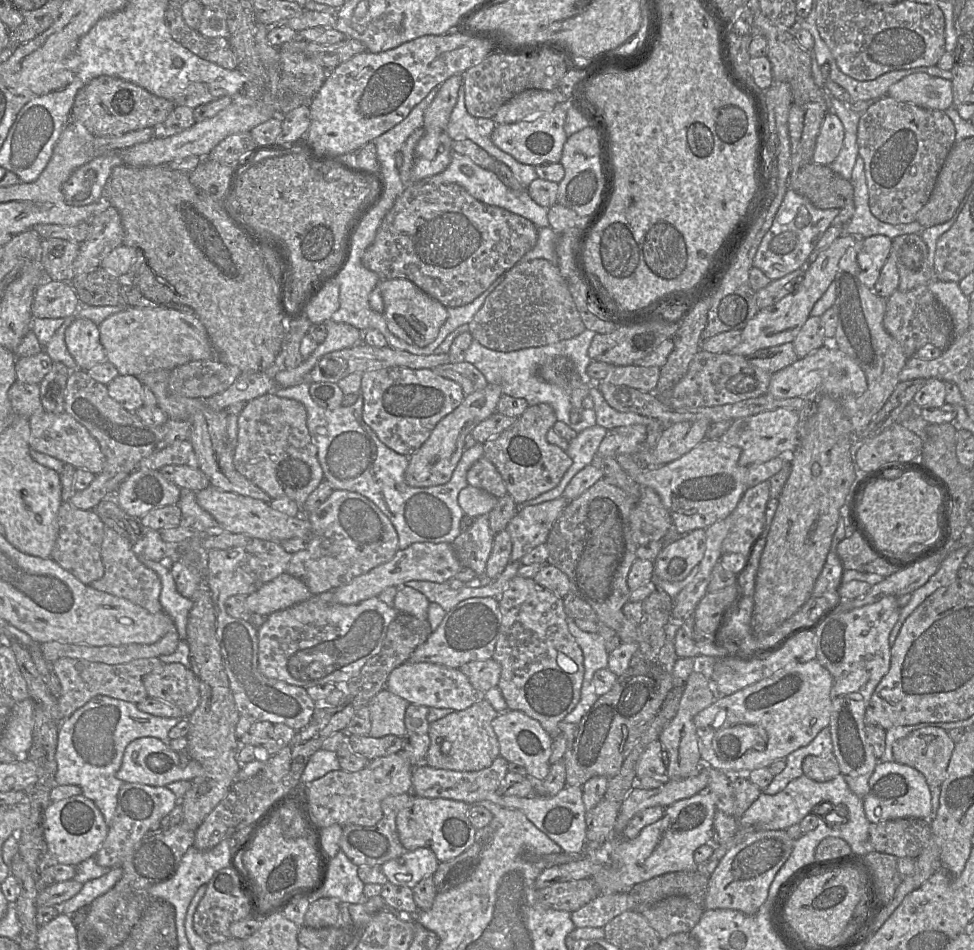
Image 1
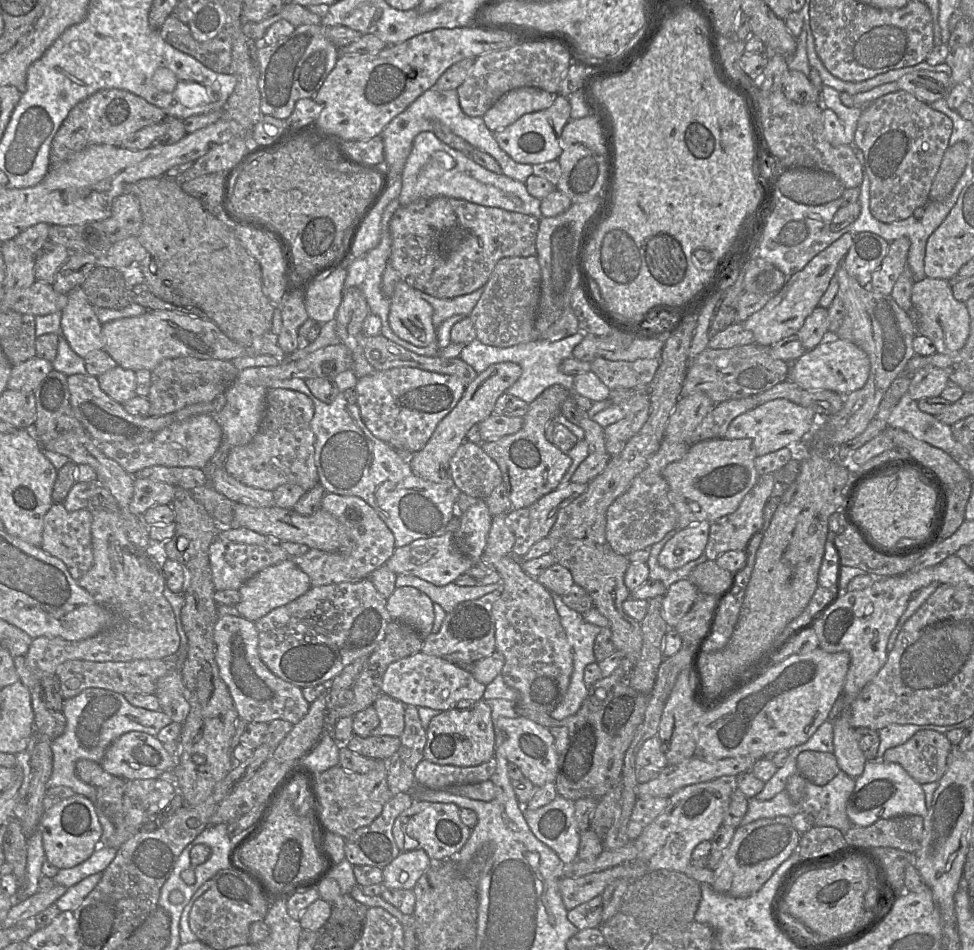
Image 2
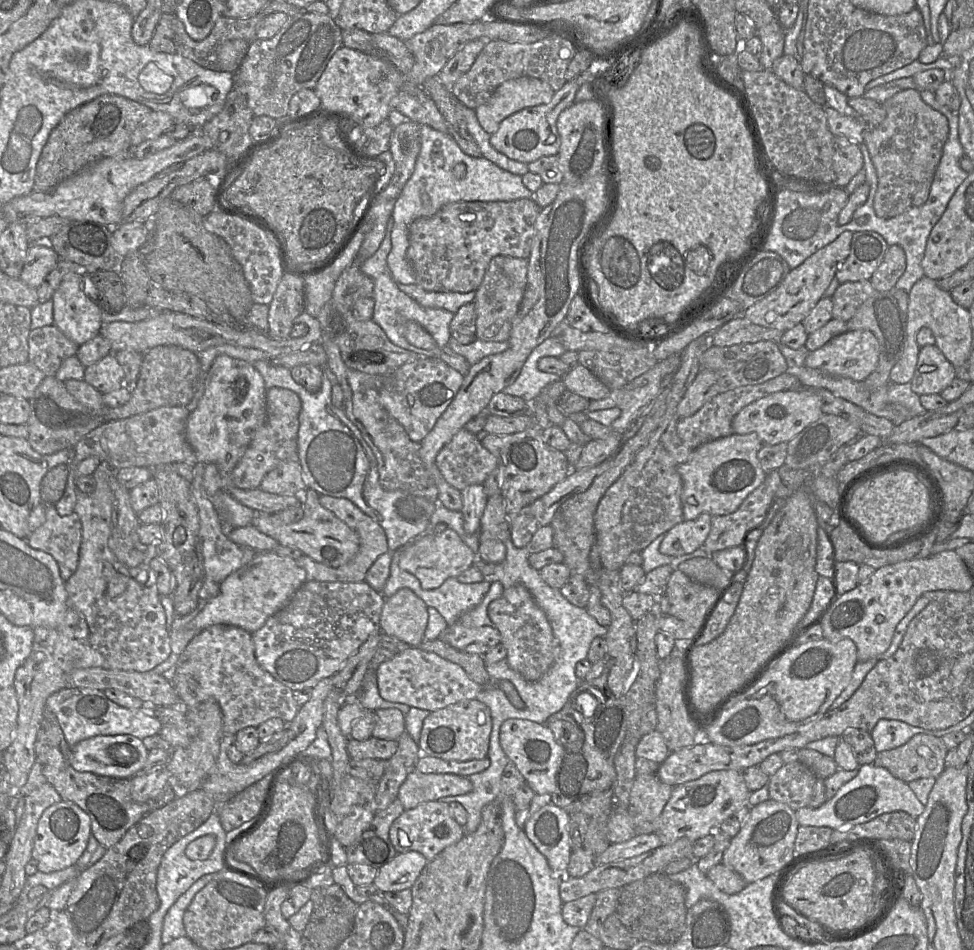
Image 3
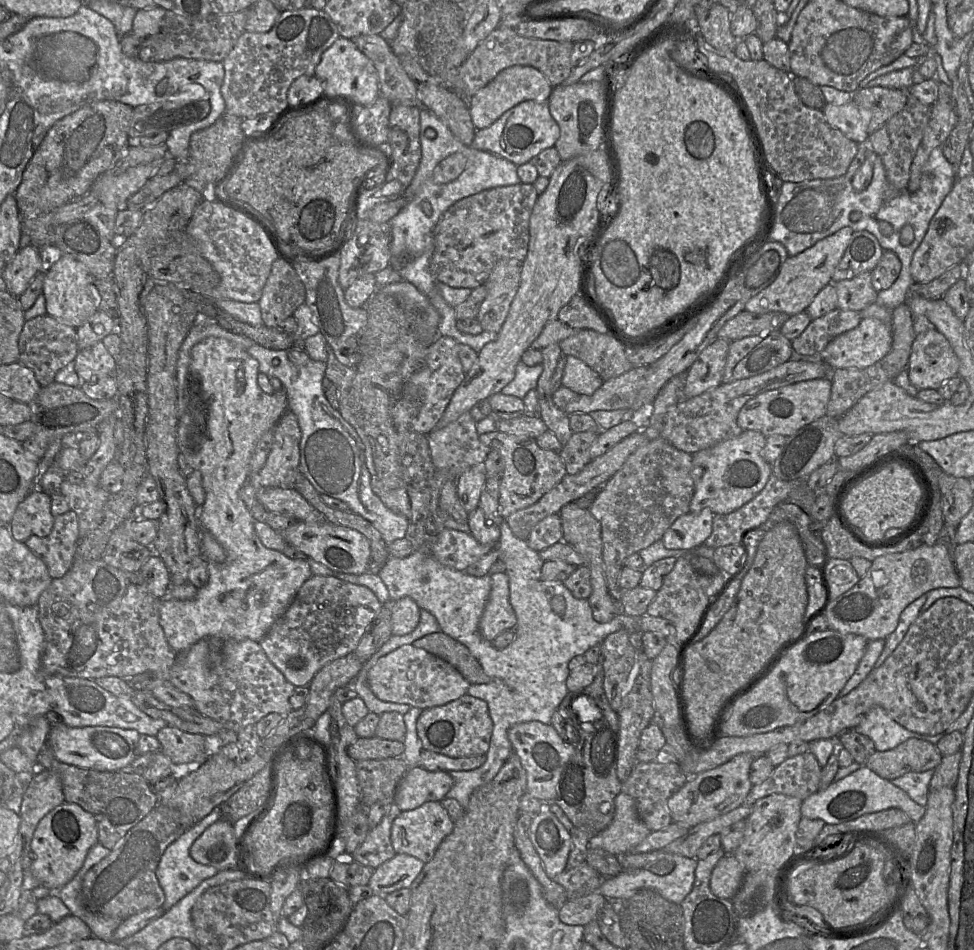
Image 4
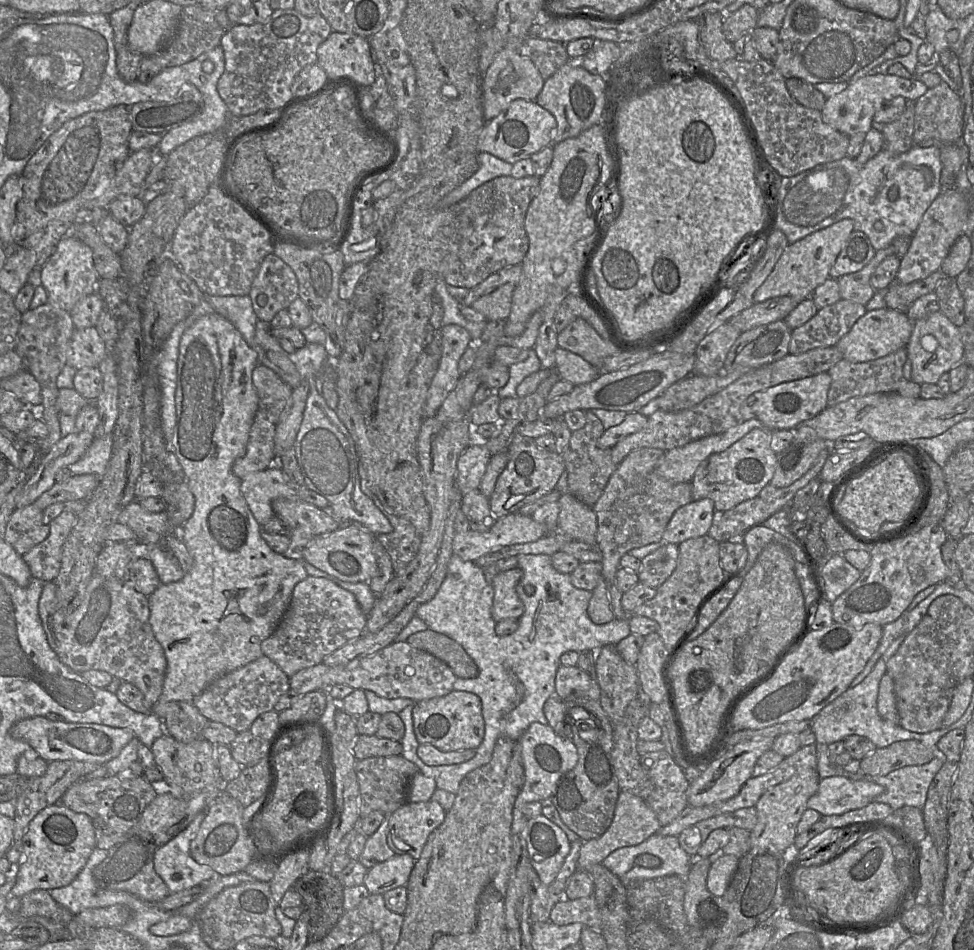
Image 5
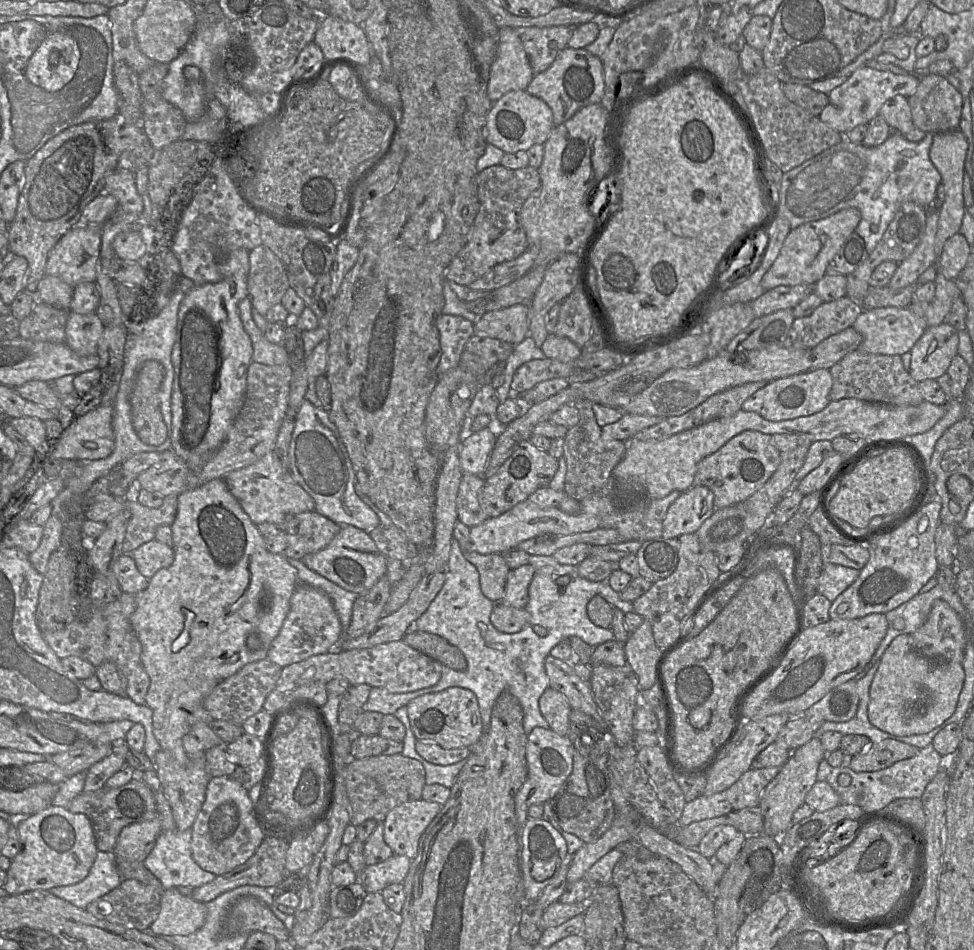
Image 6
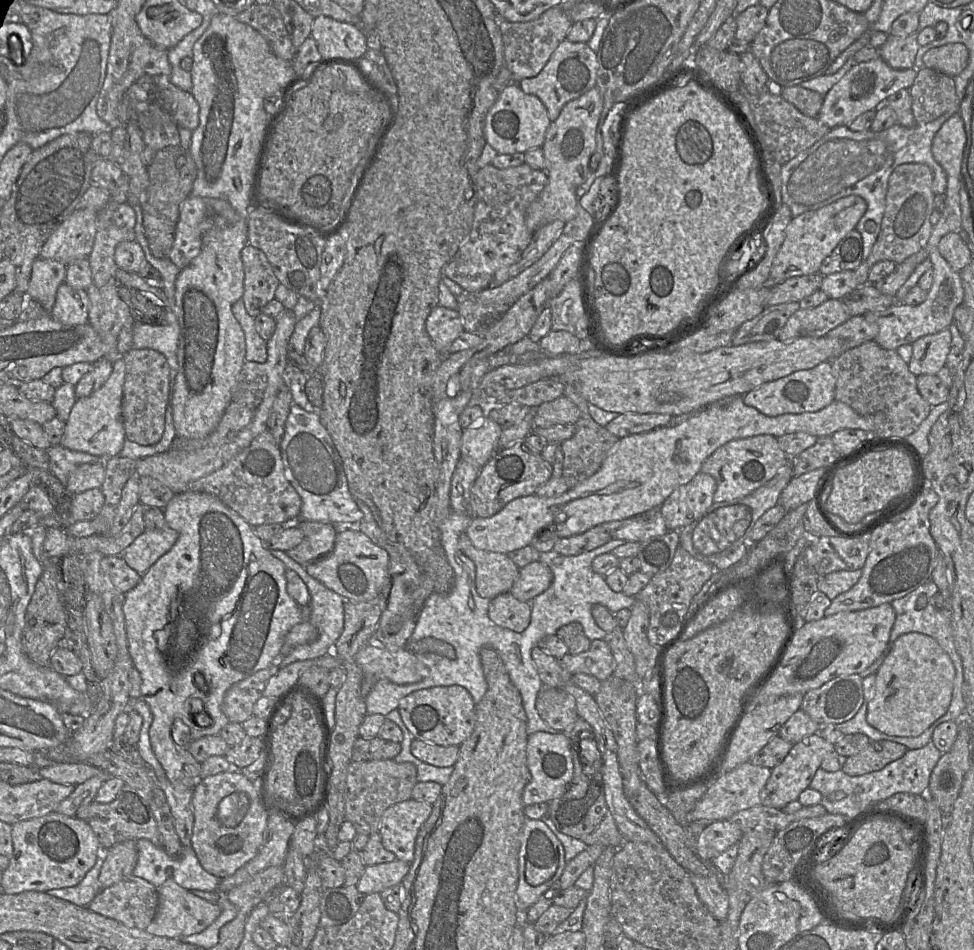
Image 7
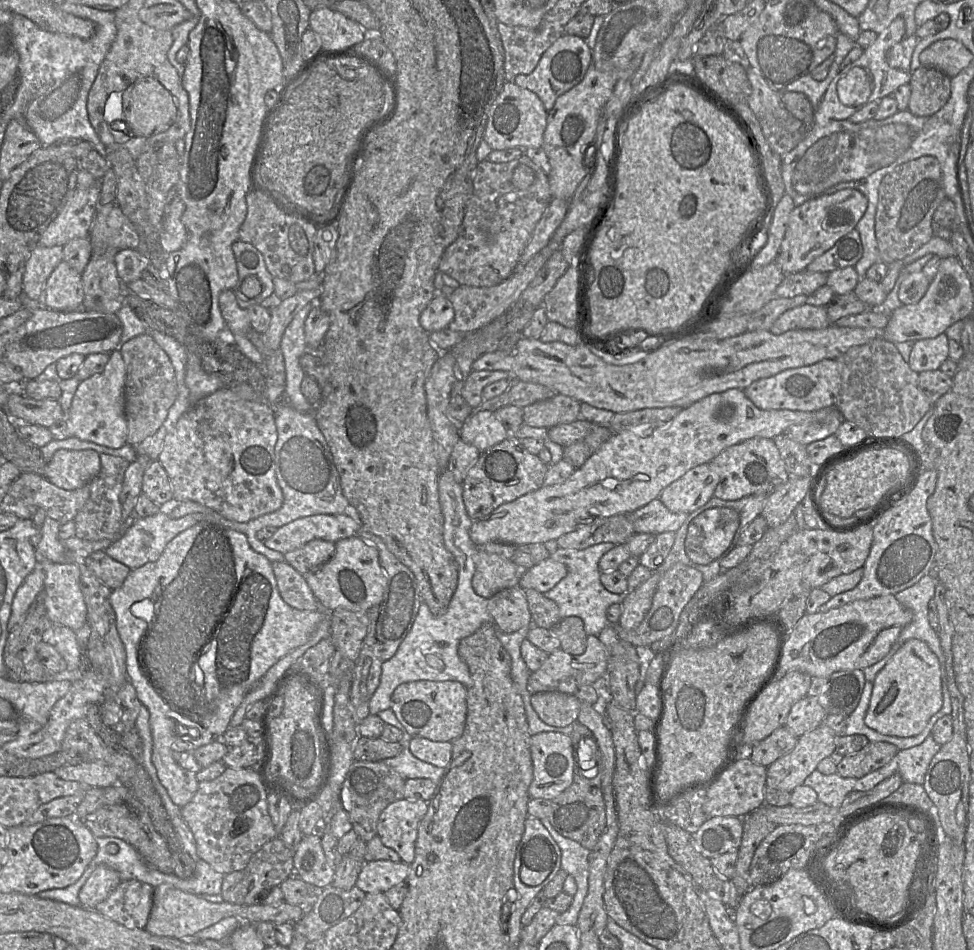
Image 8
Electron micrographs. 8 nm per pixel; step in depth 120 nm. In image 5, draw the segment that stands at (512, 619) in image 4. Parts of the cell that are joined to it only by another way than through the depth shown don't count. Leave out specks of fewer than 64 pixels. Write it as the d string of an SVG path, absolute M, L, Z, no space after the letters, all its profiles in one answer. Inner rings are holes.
M519 567L499 572L492 579L494 589L493 618L495 622L506 618L519 619L524 605L516 592L516 585L522 576Z

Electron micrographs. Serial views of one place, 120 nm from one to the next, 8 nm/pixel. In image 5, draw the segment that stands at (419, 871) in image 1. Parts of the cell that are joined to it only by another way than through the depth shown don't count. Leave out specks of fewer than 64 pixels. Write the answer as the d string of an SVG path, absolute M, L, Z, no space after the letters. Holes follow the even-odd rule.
M395 854L368 869L363 885L371 895L383 895L389 890L406 887L415 862L409 854Z

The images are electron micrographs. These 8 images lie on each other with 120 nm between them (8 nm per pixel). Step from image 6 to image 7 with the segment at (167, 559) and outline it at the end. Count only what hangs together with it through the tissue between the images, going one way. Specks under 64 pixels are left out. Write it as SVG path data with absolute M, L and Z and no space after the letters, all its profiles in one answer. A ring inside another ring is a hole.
M168 526L161 530L146 529L116 556L121 556L130 568L143 575L173 547L178 536L178 533Z

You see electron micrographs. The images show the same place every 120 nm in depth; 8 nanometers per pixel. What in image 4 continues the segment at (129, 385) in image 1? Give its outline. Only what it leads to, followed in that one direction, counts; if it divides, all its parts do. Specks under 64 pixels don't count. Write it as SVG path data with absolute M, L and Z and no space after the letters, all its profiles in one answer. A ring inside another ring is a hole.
M102 341L78 351L74 359L75 371L82 381L97 382L101 377L113 376L116 360Z

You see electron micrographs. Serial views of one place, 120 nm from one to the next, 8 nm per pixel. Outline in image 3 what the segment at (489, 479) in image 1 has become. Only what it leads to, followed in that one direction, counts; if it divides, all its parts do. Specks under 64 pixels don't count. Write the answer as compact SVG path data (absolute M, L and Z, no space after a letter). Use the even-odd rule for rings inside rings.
M461 429L436 458L444 479L459 491L471 485L483 485L498 461L481 443L479 437Z

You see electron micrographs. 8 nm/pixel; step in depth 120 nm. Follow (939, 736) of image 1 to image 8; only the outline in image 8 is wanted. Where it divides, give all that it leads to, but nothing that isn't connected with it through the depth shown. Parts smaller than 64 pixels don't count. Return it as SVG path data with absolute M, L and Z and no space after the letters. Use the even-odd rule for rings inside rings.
M869 741L858 752L843 756L836 773L845 778L861 778L888 764L898 751L894 744Z

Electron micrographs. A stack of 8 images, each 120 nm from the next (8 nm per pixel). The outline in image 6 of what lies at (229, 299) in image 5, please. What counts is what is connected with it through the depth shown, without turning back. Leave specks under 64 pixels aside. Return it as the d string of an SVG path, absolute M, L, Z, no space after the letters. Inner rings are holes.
M248 297L239 302L238 312L243 328L249 336L253 347L252 362L264 365L284 364L284 362L279 361L279 354L285 348L282 345L269 342L264 337L263 332L259 330L252 317L252 304Z

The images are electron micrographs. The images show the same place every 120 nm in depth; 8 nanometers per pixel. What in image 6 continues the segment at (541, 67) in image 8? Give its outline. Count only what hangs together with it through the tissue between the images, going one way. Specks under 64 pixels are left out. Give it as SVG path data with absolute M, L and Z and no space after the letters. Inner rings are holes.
M566 47L558 53L552 65L544 72L534 75L526 91L541 98L552 110L554 126L570 119L579 109L600 103L605 83L602 61L585 48Z

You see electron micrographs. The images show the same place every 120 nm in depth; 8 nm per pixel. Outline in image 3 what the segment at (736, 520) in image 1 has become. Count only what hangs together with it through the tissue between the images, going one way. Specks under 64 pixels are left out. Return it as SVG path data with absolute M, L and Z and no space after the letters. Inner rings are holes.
M778 470L766 472L762 484L744 499L735 512L712 516L704 549L708 553L714 553L730 547L742 546L746 535L764 521L780 483Z

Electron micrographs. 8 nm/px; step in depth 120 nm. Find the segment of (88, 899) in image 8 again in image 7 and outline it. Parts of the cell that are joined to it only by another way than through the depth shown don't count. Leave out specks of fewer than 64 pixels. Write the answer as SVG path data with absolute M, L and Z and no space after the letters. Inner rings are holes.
M128 840L114 844L102 853L104 861L99 874L101 889L132 874L138 859L136 841Z

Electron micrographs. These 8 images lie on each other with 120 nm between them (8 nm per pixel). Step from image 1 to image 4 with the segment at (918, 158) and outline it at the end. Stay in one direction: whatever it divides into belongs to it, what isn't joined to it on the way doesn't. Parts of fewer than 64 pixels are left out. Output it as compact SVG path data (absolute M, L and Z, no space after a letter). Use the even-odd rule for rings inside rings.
M908 94L906 106L868 138L868 147L882 160L889 185L895 191L906 191L911 175L911 166L923 139L931 116L931 106Z

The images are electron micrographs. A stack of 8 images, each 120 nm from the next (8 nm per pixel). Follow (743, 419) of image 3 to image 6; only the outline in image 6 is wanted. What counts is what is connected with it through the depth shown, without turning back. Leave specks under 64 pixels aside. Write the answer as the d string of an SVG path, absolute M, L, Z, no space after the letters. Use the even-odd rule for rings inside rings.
M829 369L809 370L769 382L742 404L742 409L756 412L768 421L779 422L810 416L822 411L831 401L832 376Z

